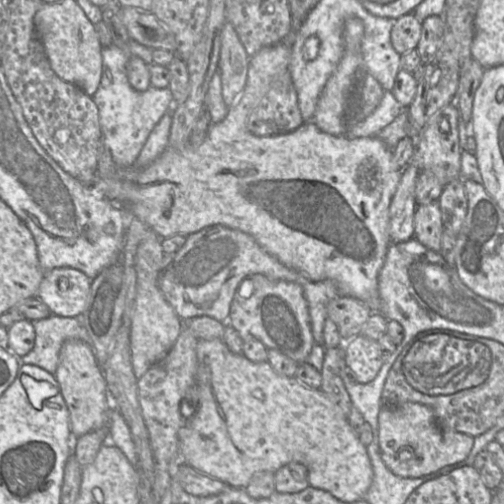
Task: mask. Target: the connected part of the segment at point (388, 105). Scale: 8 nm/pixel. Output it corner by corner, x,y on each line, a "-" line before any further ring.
384,91
377,108
363,121
352,125
344,136
363,138
377,136
378,132
389,125
404,109
395,99
392,92

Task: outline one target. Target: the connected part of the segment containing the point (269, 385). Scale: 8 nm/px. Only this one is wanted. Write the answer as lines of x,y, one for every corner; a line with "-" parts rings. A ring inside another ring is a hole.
222,339
199,340
196,352
198,361
196,376
198,405
193,419
178,431
179,463
185,463
195,470
206,473
229,487
244,489
256,474
260,472
275,473
290,462
297,462
307,468
309,486
324,490
344,503
354,503
365,498
373,480
373,470
367,447
360,442
359,434
356,434
349,425
348,417
344,416
342,411
320,389
314,390
303,385
295,376
285,377
279,375
274,371
268,361
252,362
243,354
232,353

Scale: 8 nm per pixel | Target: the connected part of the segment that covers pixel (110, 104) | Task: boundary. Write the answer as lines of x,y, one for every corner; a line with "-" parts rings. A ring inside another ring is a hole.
129,39
123,45
111,44
108,47
102,47
101,55
101,81
92,100
98,109
102,140
117,168
132,167
156,124
163,115
171,112
174,105
173,95
169,87
150,86
145,91
137,91
128,81
126,64
129,58
135,55
150,65
154,63
151,48

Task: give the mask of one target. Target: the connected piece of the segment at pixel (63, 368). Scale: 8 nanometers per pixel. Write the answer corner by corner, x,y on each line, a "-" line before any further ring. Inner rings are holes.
77,339
65,341
60,349
58,366
54,376
60,385
69,411
72,436
77,438
92,430
105,427
108,427
109,435
110,396
102,366
94,356
92,346

